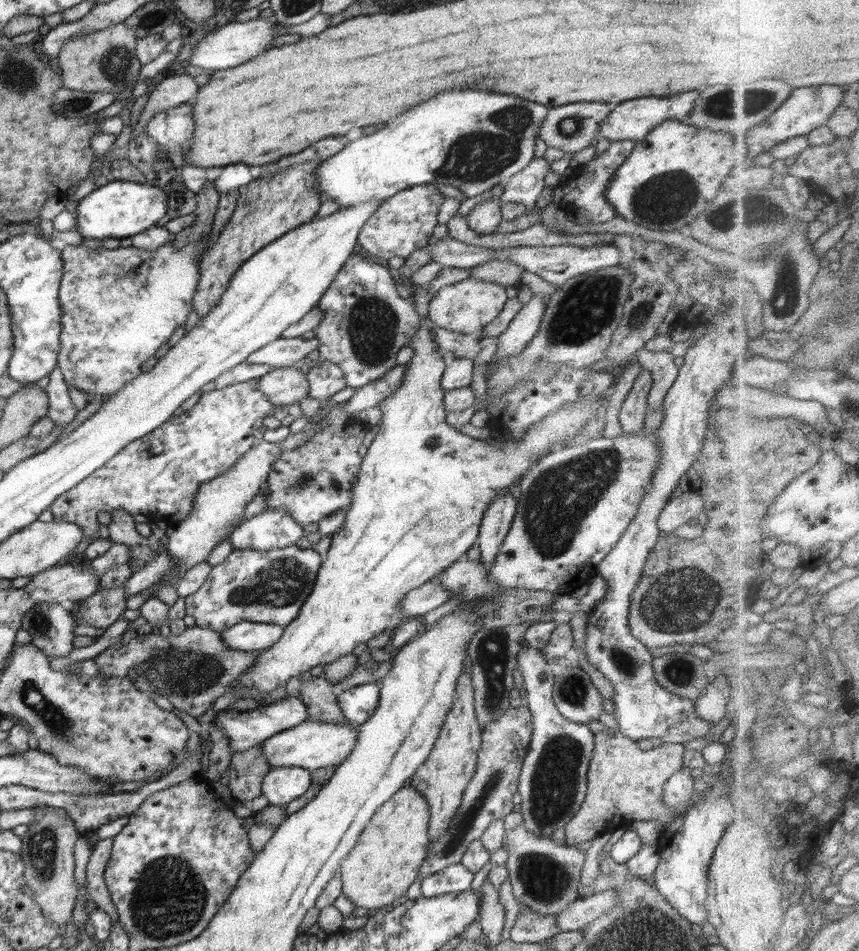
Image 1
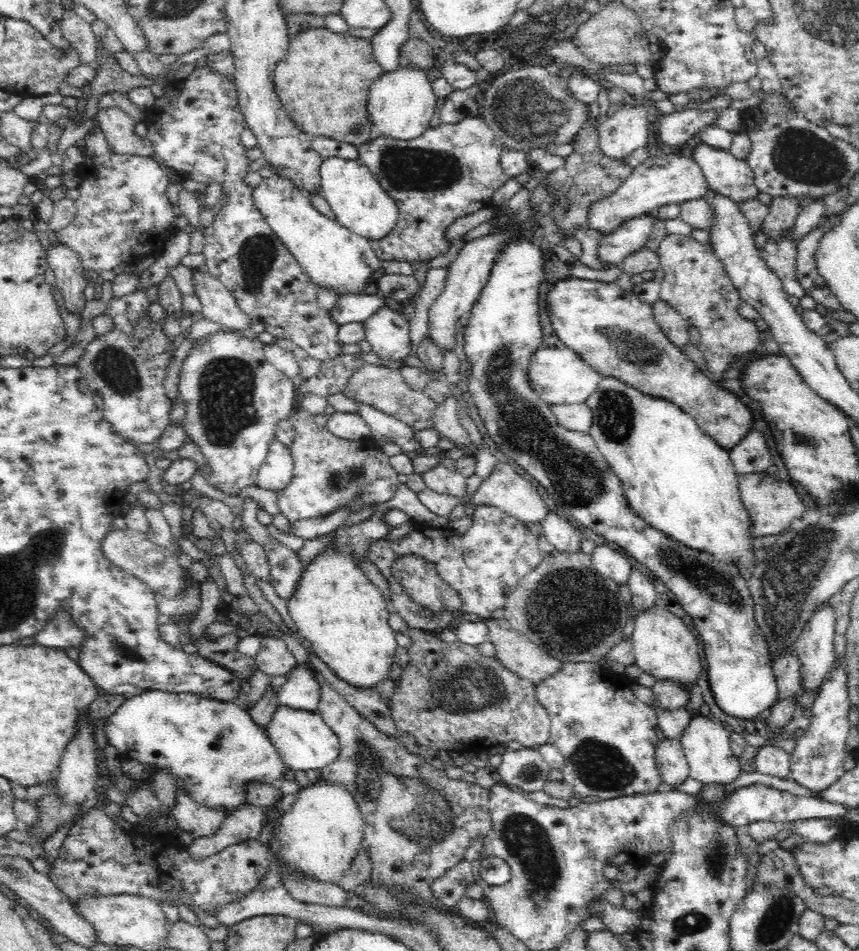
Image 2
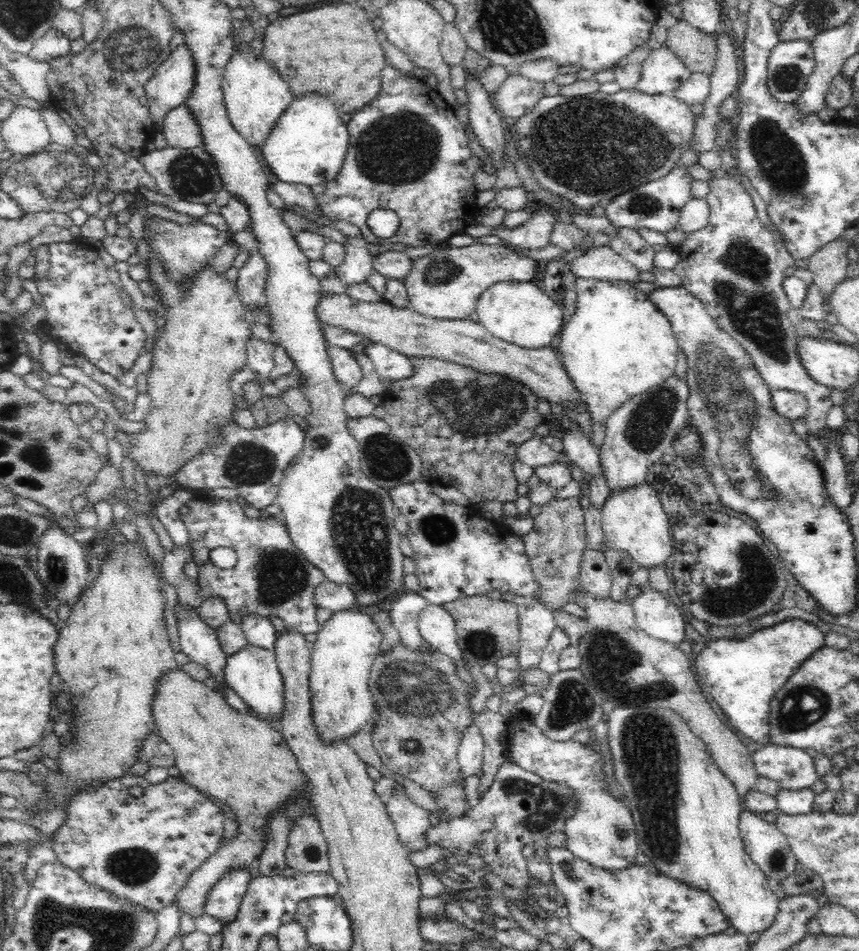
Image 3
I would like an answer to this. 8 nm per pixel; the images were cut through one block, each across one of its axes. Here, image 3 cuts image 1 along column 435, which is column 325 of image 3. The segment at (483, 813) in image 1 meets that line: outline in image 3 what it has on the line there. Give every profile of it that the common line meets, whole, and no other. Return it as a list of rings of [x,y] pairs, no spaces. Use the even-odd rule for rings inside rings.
[[[300,813],[287,838],[284,856],[287,866],[301,873],[329,872],[327,840],[316,816]]]

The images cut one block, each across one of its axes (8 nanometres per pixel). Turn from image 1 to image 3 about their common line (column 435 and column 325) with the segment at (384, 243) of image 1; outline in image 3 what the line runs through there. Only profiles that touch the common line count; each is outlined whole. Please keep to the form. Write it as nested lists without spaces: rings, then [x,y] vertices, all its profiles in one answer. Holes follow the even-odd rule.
[[[386,65],[384,70],[382,70],[382,84],[380,89],[380,96],[376,100],[372,100],[366,108],[358,110],[354,116],[351,116],[350,121],[347,123],[347,128],[349,131],[349,148],[345,157],[344,165],[338,174],[338,177],[331,182],[325,184],[324,192],[322,194],[316,195],[316,201],[318,201],[318,207],[320,207],[320,212],[309,212],[308,210],[303,210],[302,208],[287,206],[288,211],[292,213],[300,213],[304,215],[309,222],[317,224],[317,226],[323,226],[323,228],[333,228],[332,220],[345,220],[354,226],[358,226],[361,230],[362,237],[369,243],[374,244],[408,244],[408,246],[426,246],[427,244],[444,244],[454,236],[455,234],[462,234],[465,232],[466,226],[472,224],[472,220],[477,216],[480,208],[477,205],[476,195],[477,188],[475,185],[475,175],[478,170],[483,166],[483,161],[472,154],[470,148],[468,148],[468,138],[466,136],[466,129],[464,126],[458,122],[456,115],[454,115],[454,108],[452,108],[444,99],[443,96],[436,91],[435,87],[430,87],[424,79],[417,78],[414,75],[402,74],[396,67]],[[386,209],[392,210],[398,214],[399,226],[396,230],[394,236],[390,238],[381,239],[376,236],[367,225],[367,218],[370,216],[374,210]],[[424,232],[428,234],[425,240],[418,239],[418,234]]]

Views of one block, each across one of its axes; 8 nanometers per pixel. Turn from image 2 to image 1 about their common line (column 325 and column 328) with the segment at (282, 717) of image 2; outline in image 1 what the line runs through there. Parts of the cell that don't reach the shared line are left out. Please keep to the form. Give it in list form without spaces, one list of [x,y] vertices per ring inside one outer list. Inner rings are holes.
[[[304,721],[294,728],[279,732],[263,740],[263,752],[270,768],[297,766],[306,770],[318,770],[338,766],[350,756],[356,745],[358,725],[350,723],[326,723],[326,721]]]

